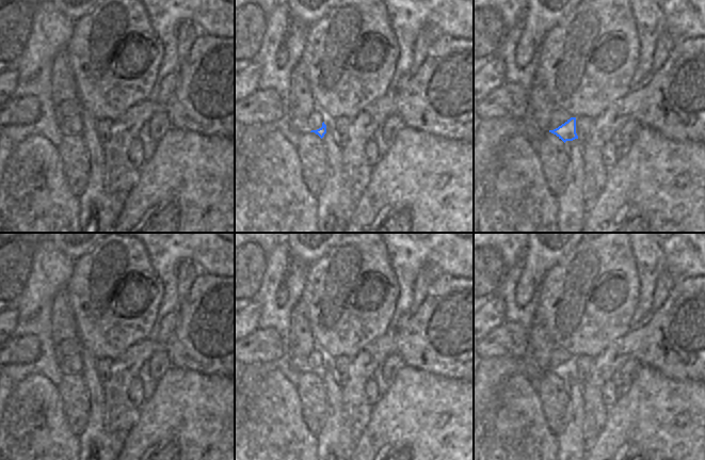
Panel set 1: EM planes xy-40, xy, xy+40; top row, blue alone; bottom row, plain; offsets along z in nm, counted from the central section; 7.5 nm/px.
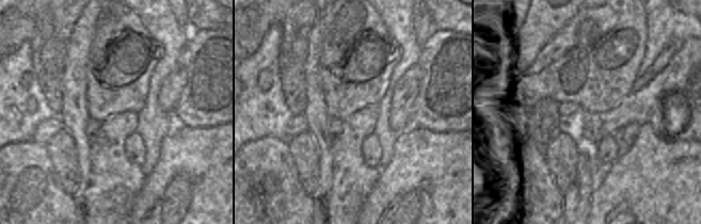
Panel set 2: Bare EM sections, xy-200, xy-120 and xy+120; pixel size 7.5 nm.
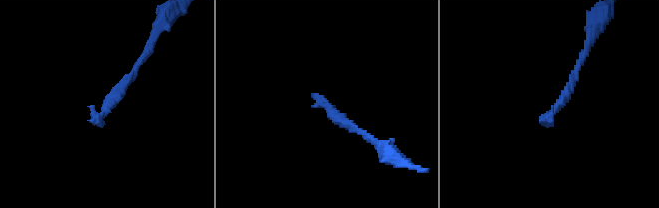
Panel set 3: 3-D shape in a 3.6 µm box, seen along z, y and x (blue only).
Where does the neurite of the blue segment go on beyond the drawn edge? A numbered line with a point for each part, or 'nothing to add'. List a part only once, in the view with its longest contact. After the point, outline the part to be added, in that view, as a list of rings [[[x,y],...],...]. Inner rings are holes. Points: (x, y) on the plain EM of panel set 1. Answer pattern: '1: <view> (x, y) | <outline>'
1: xy+40 (559, 355) | [[[556,348],[550,355],[550,364],[548,369],[554,369],[567,361],[572,355],[562,348]]]

